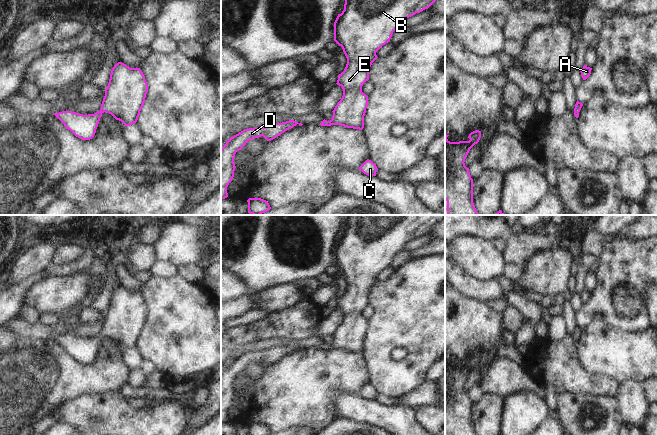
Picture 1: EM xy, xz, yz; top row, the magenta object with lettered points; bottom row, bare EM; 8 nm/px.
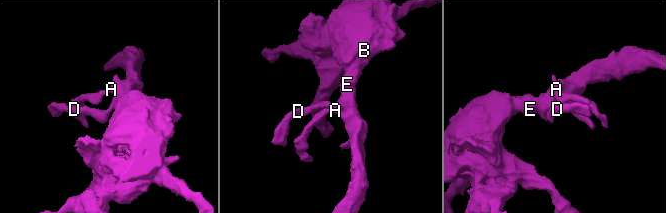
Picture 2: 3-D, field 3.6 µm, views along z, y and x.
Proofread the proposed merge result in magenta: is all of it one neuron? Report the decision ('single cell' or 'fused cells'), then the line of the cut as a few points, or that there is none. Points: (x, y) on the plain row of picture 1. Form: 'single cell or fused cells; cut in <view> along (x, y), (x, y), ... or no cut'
single cell; no cut

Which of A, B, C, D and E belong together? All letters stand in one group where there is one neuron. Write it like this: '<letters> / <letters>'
A B C D E

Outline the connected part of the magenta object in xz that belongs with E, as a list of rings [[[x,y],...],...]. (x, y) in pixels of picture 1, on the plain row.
[[[348,215],[344,234],[334,246],[334,265],[342,271],[347,282],[346,291],[336,307],[342,311],[343,320],[332,335],[332,343],[324,343],[319,349],[364,352],[368,320],[362,316],[362,310],[369,304],[369,293],[378,282],[376,276],[390,266],[393,256],[407,242],[428,233],[443,219],[445,215]]]

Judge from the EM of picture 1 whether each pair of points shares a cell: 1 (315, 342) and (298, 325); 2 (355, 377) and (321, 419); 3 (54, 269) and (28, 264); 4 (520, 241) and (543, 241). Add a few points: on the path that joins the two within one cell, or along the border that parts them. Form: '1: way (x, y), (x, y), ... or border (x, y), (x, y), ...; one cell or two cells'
1: border (315, 335), (309, 338), (288, 341); two cells
2: way (342, 378), (321, 399), (321, 406); one cell
3: border (51, 260), (41, 271); two cells
4: way (526, 241), (537, 241); one cell

